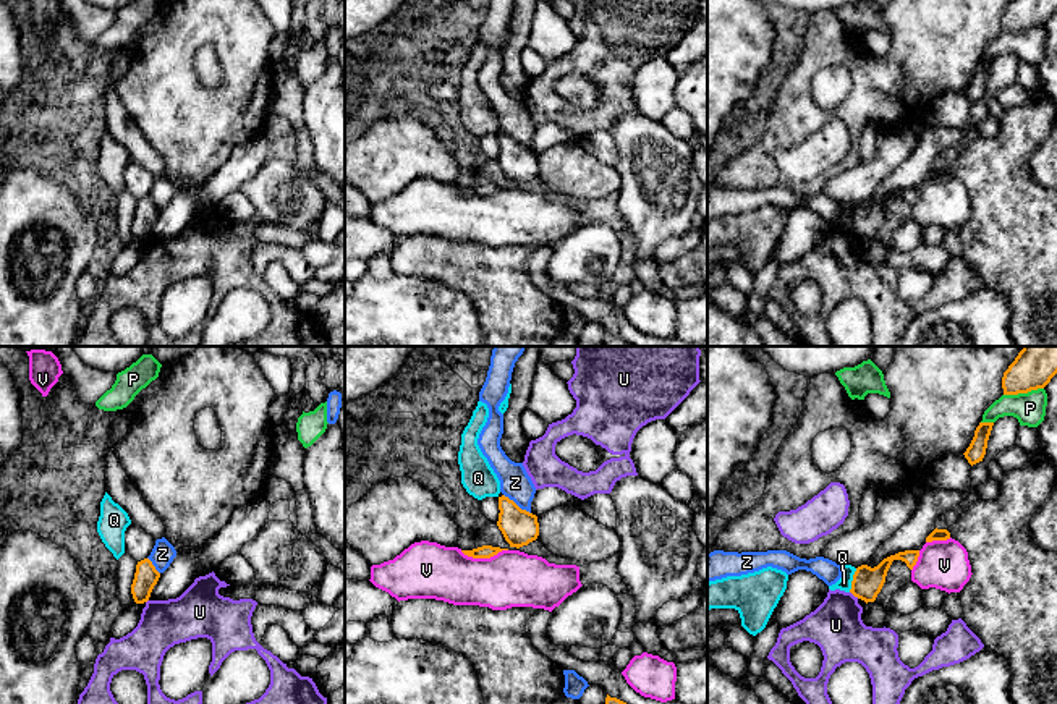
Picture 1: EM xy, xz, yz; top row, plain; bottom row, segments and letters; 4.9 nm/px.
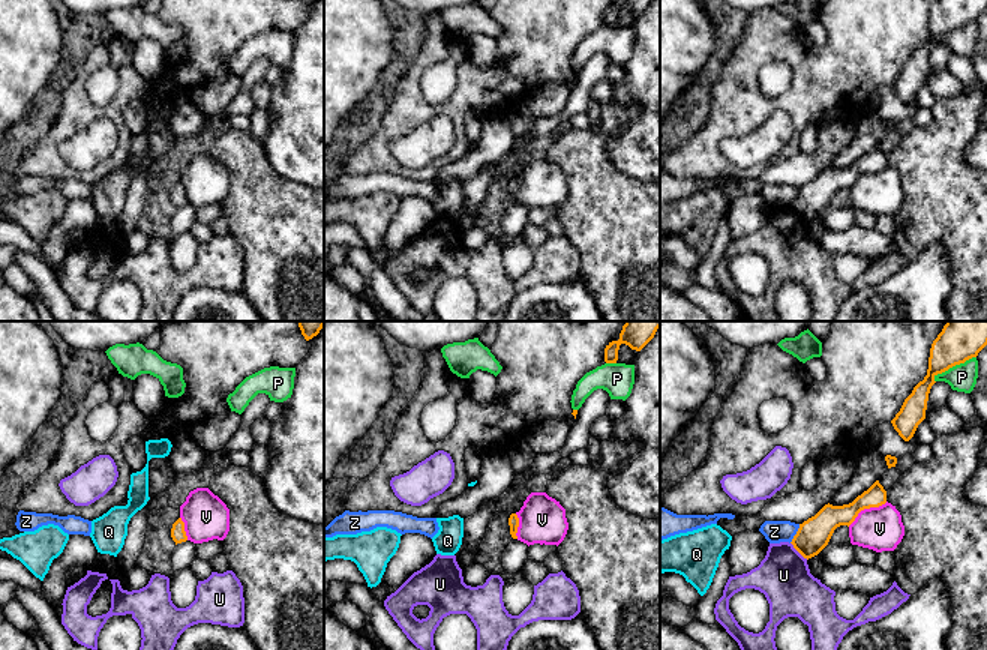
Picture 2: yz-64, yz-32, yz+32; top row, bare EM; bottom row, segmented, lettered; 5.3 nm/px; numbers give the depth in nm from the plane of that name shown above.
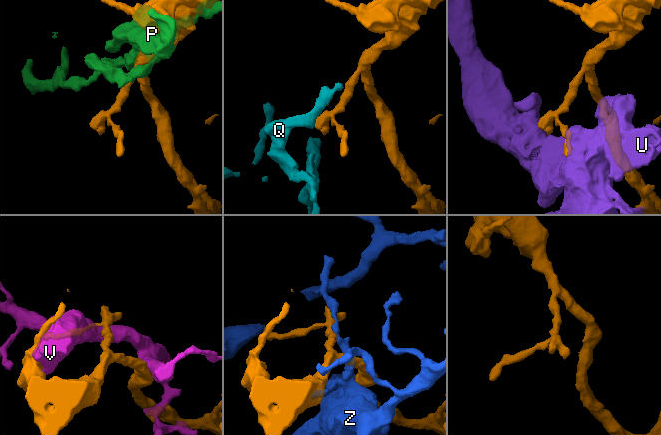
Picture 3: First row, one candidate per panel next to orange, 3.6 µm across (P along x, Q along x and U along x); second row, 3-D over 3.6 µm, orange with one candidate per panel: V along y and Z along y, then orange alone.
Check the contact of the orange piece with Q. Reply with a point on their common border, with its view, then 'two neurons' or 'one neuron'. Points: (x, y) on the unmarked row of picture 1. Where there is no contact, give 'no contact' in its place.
contact yz (853, 217); two neurons

